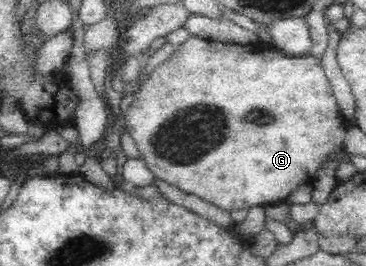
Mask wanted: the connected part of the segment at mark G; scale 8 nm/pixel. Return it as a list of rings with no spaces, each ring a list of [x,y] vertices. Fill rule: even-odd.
[[[191,37],[170,54],[152,75],[141,85],[135,100],[122,119],[122,124],[133,137],[135,145],[140,152],[141,160],[156,178],[165,180],[171,186],[177,186],[179,190],[187,194],[195,194],[219,206],[221,210],[231,213],[232,210],[250,210],[253,206],[278,204],[283,202],[297,186],[311,183],[317,176],[317,168],[323,164],[323,160],[333,152],[345,152],[344,139],[348,123],[343,118],[336,99],[332,94],[332,86],[325,75],[321,60],[311,56],[287,56],[286,53],[270,48],[266,45],[247,44],[237,45],[234,43],[222,43],[220,41],[209,41],[200,37]]]

